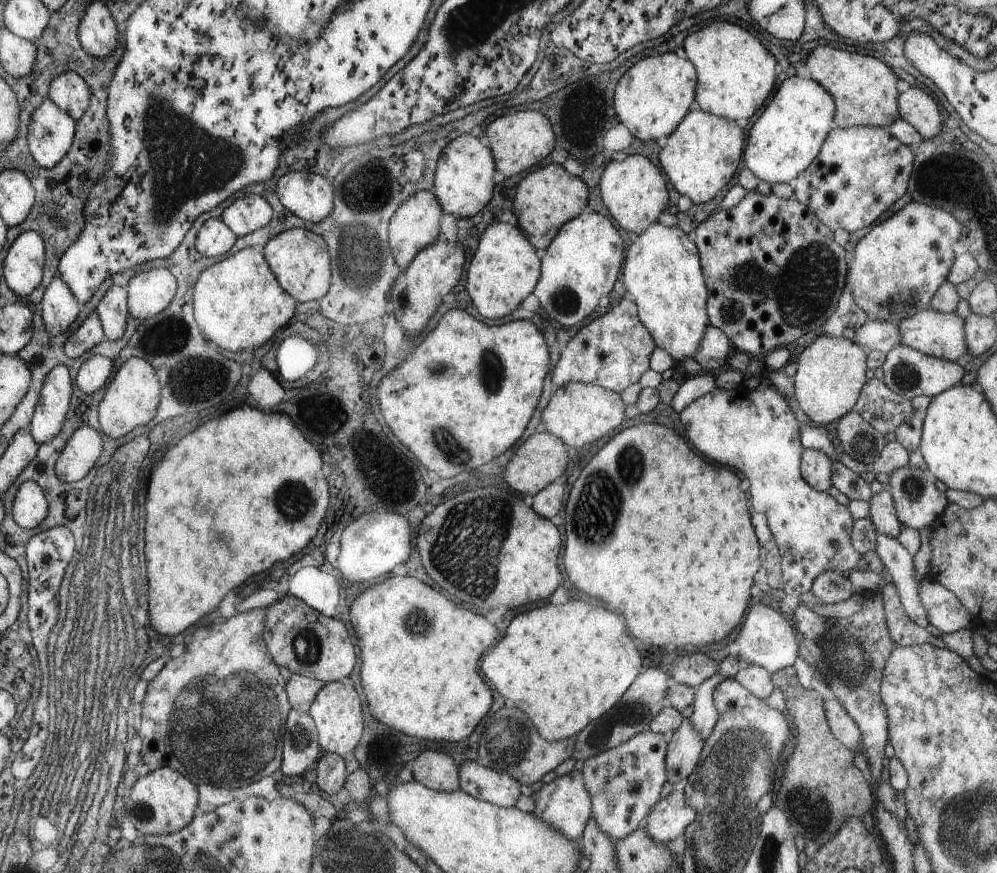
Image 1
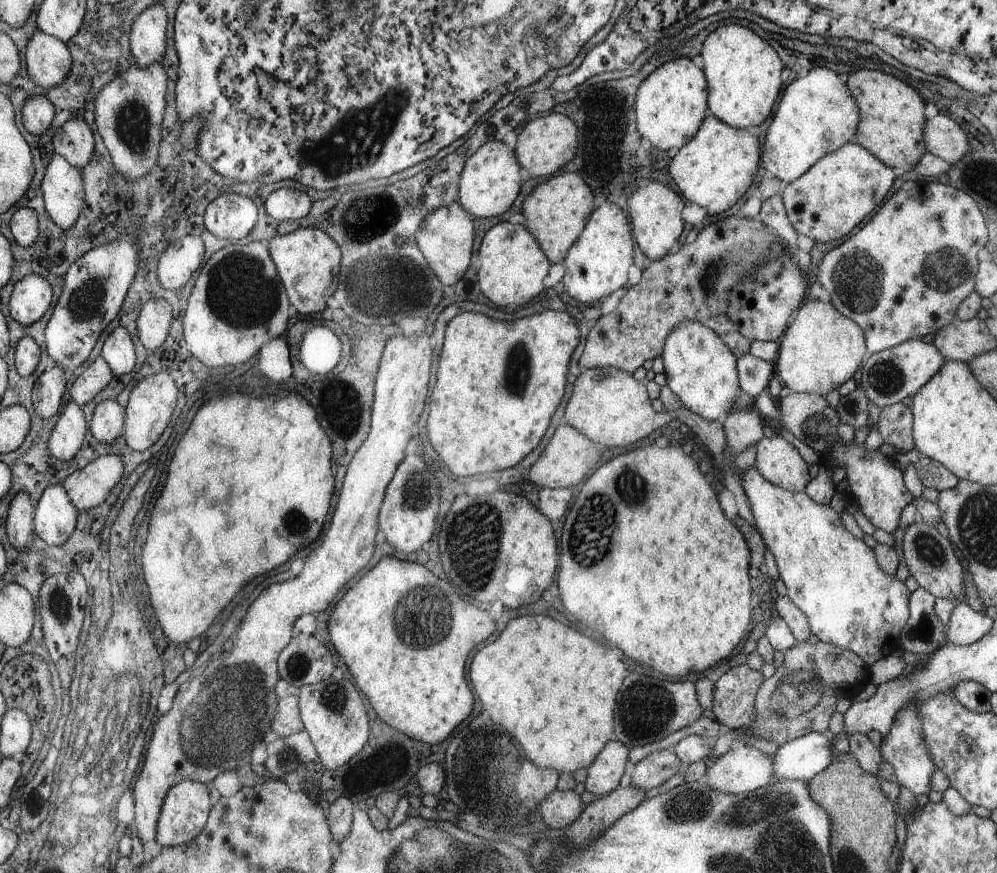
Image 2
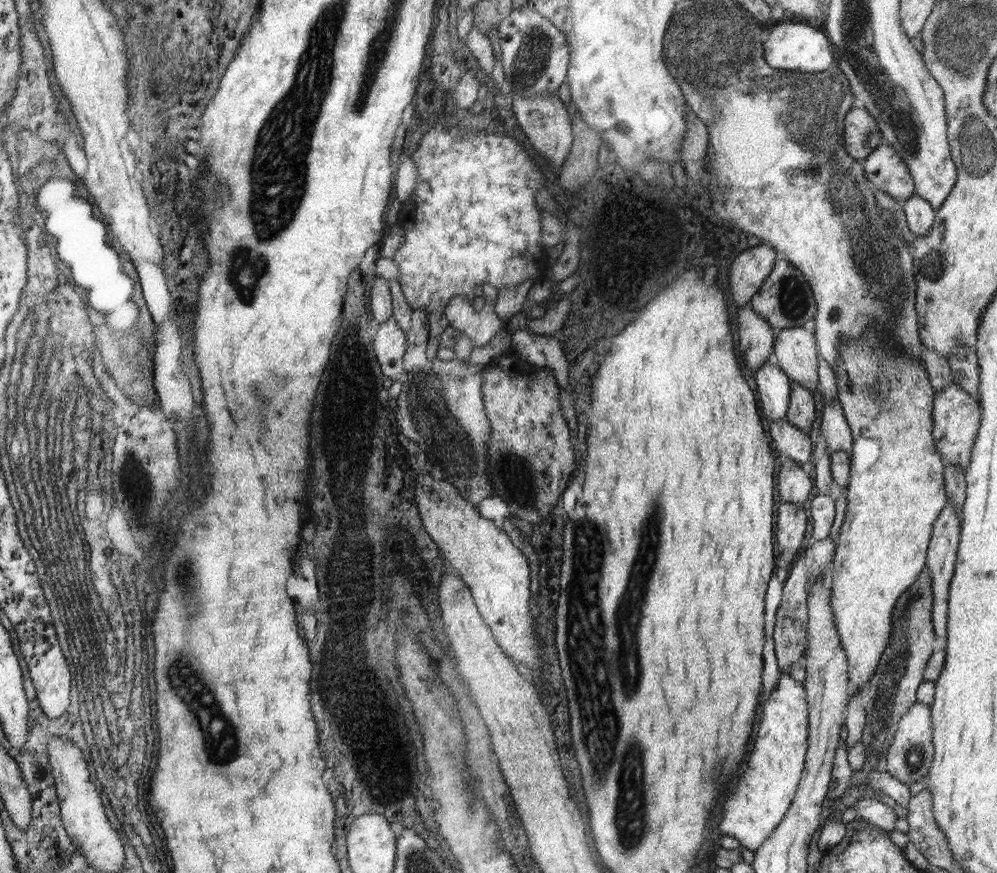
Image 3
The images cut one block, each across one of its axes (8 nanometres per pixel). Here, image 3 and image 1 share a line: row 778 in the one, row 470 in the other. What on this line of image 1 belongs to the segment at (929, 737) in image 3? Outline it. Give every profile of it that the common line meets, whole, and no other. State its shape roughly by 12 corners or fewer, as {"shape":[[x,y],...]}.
{"shape":[[909,464],[890,475],[900,524],[930,527],[949,504]]}

